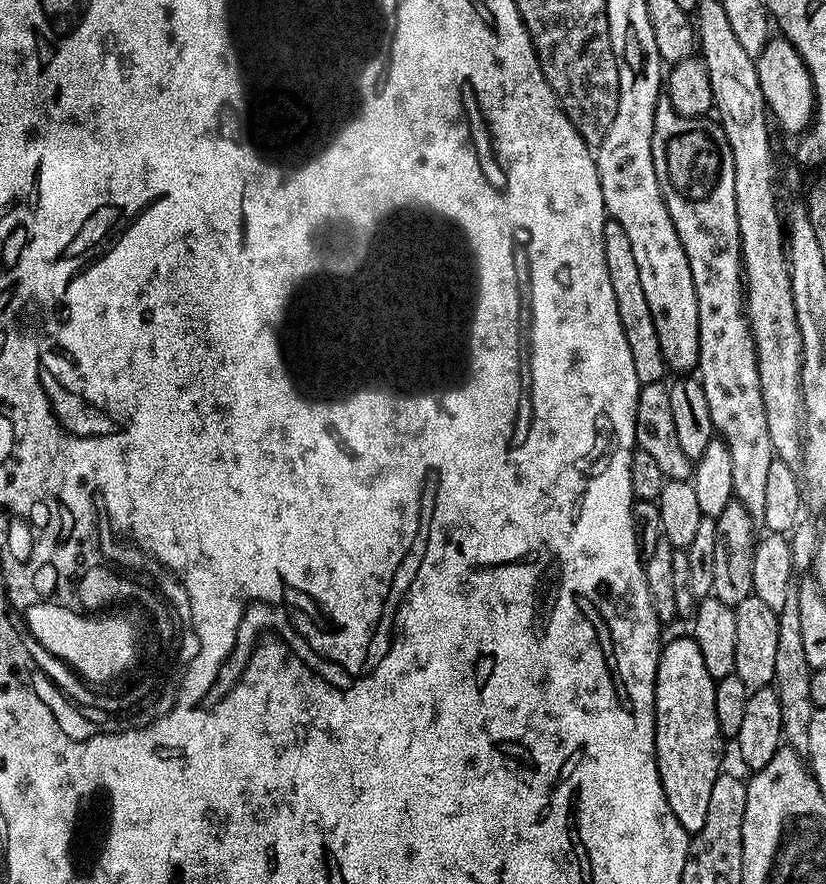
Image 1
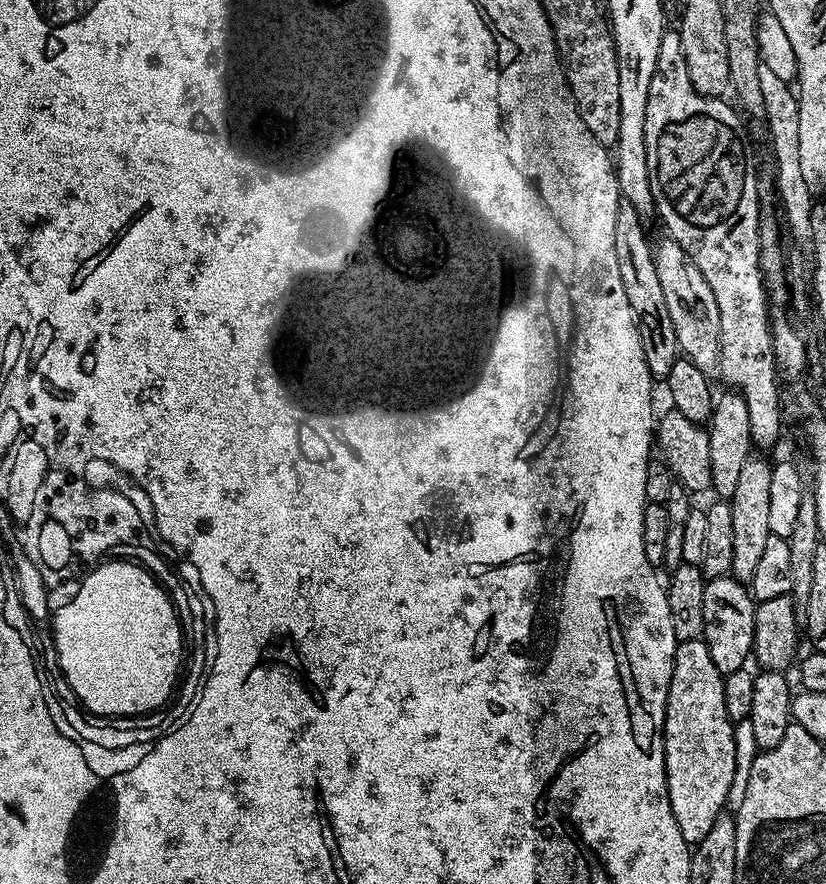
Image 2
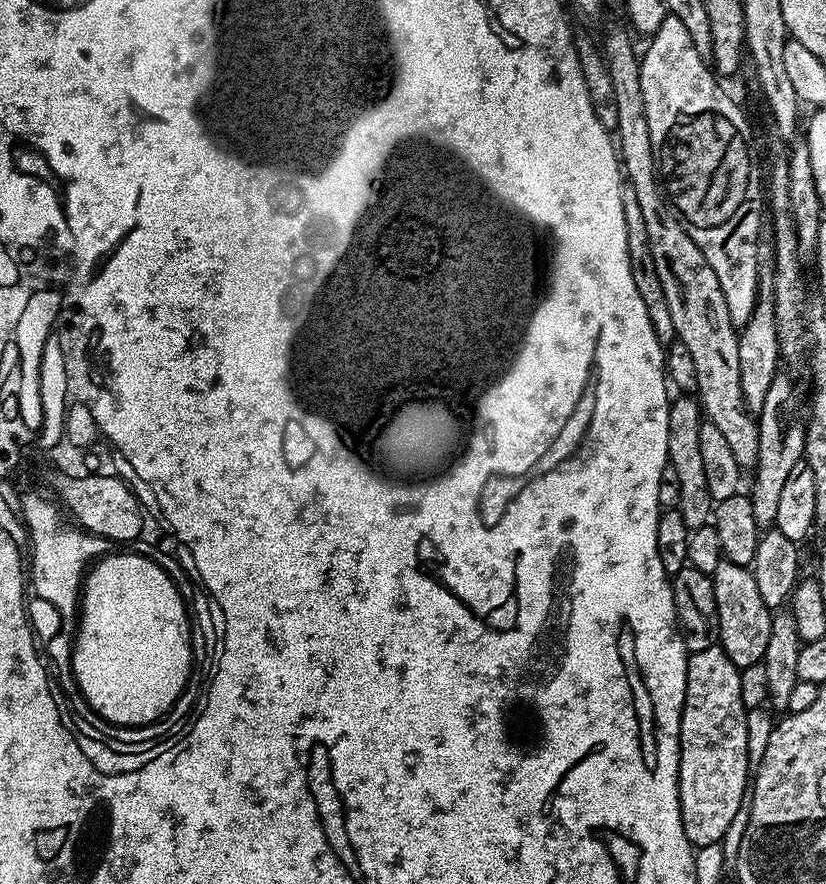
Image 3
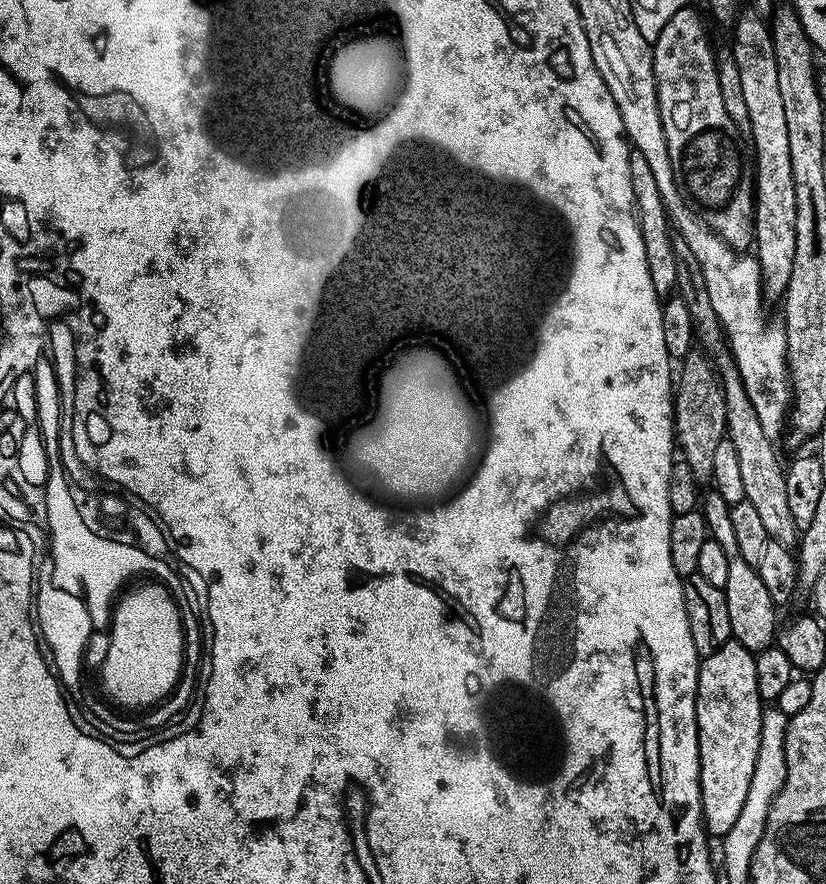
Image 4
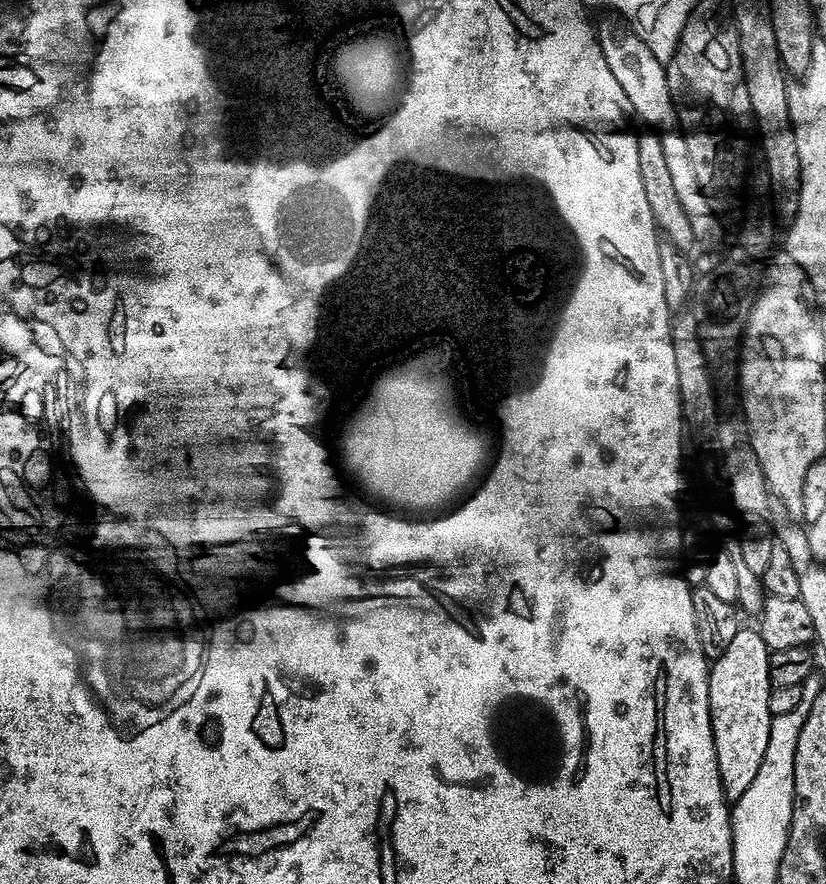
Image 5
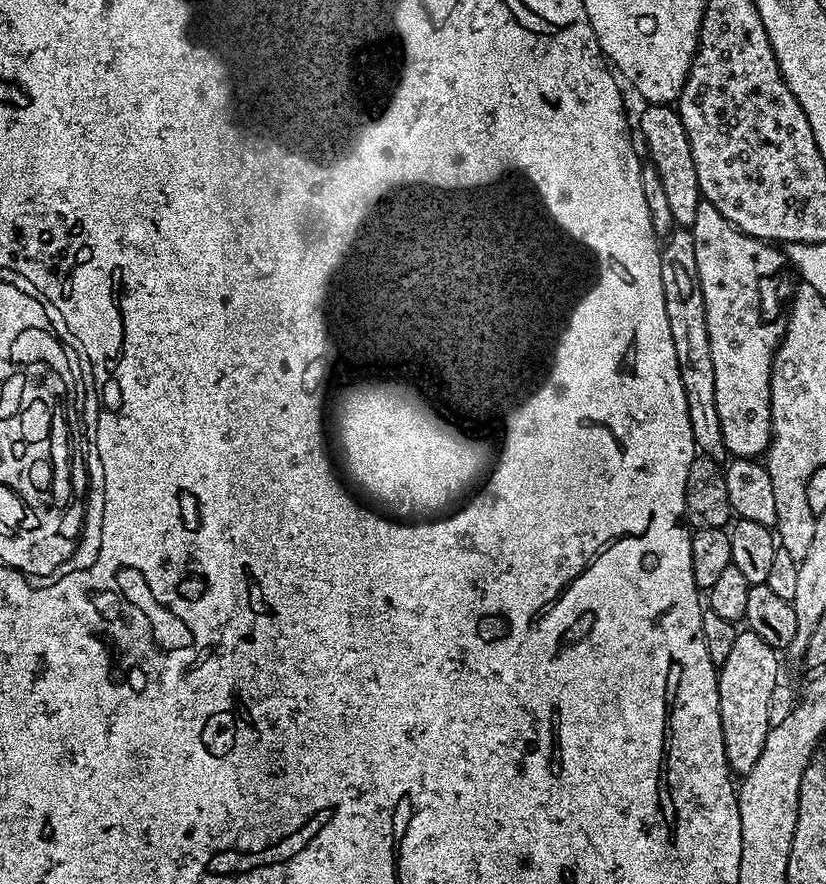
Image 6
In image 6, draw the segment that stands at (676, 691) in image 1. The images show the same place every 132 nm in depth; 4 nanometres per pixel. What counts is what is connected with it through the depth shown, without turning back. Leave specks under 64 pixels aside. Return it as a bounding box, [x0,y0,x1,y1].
[716,630,781,778]

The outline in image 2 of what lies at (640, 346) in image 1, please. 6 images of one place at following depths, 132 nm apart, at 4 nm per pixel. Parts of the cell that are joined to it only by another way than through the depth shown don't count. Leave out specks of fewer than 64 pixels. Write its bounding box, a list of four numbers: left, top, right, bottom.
[614,199,681,382]

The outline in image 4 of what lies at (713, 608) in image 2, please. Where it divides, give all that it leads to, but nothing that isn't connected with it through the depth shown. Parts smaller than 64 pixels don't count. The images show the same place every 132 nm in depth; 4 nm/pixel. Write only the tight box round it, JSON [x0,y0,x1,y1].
[702,490,778,654]

